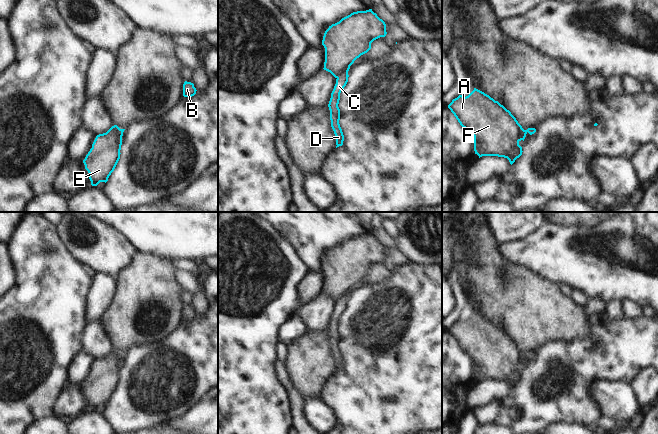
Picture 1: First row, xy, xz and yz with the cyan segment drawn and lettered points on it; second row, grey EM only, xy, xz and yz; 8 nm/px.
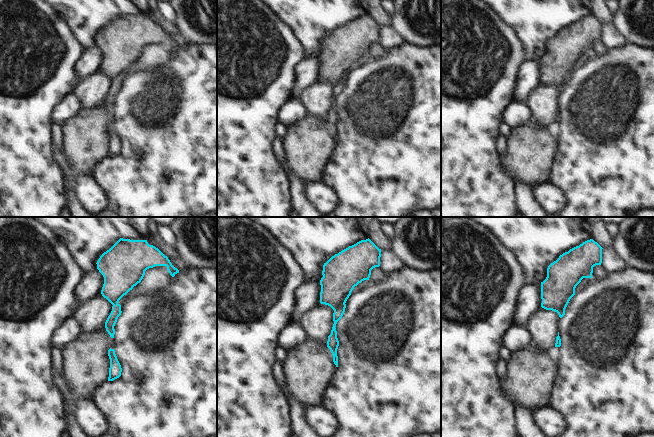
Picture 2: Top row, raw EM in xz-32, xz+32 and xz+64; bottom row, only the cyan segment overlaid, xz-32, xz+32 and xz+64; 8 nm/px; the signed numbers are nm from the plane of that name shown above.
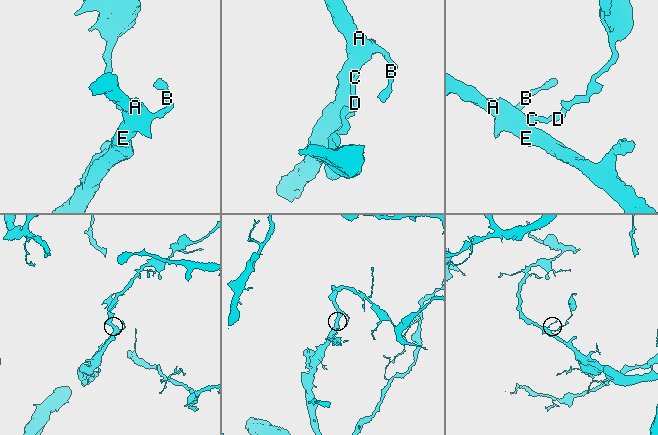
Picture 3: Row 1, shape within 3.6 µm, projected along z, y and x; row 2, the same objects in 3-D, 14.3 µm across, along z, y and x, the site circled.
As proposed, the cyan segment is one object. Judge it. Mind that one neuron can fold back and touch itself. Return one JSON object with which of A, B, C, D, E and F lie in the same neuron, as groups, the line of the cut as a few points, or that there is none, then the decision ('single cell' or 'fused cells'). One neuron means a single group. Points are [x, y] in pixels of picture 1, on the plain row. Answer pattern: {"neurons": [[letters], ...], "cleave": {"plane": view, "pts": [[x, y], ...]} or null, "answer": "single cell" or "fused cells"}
{"neurons": [["A", "B", "E", "F"], ["C", "D"]], "cleave": {"plane": "xz", "pts": [[347, 296], [337, 302]]}, "answer": "fused cells"}

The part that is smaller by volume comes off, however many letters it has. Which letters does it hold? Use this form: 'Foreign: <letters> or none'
Foreign: C, D

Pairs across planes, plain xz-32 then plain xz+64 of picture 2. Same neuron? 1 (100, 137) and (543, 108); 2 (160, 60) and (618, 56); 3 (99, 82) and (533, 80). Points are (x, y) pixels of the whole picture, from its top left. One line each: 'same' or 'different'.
1: different
2: different
3: different

